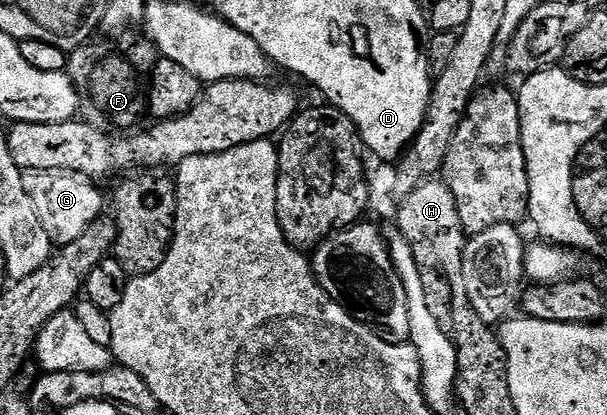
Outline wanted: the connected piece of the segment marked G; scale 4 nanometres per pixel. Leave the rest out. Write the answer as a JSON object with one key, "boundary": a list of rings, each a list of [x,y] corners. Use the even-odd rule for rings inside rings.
{"boundary":[[[51,170],[50,172],[28,172],[24,174],[26,192],[30,200],[34,200],[34,208],[38,208],[38,220],[42,220],[42,228],[50,236],[50,240],[62,247],[78,240],[96,218],[106,210],[106,198],[100,195],[95,181],[78,172]]]}

